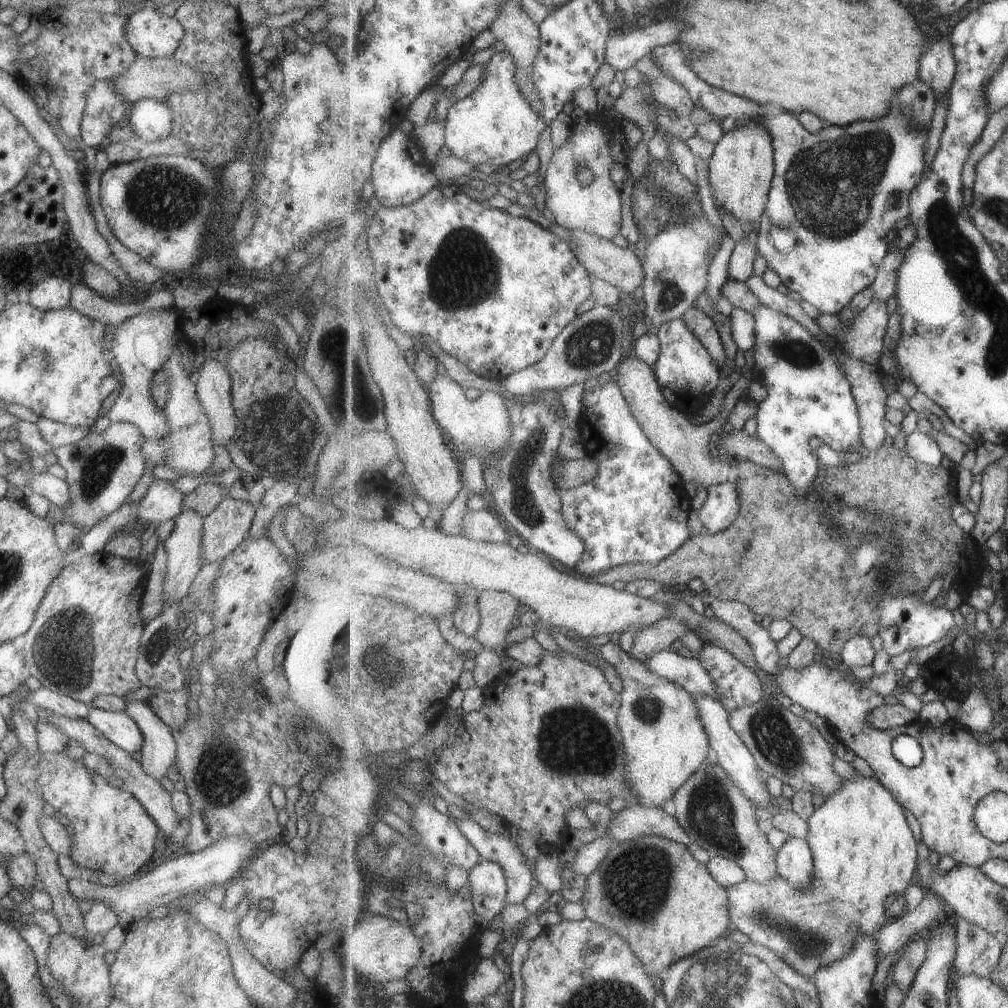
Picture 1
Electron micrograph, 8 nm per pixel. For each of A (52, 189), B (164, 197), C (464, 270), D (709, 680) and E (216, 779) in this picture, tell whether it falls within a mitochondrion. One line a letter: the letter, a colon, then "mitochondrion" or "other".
A: other
B: mitochondrion
C: mitochondrion
D: other
E: mitochondrion

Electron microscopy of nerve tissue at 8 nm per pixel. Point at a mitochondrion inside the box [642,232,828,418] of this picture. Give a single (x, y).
(796, 354)

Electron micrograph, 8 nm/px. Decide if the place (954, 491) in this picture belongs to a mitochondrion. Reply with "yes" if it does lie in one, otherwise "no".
no

